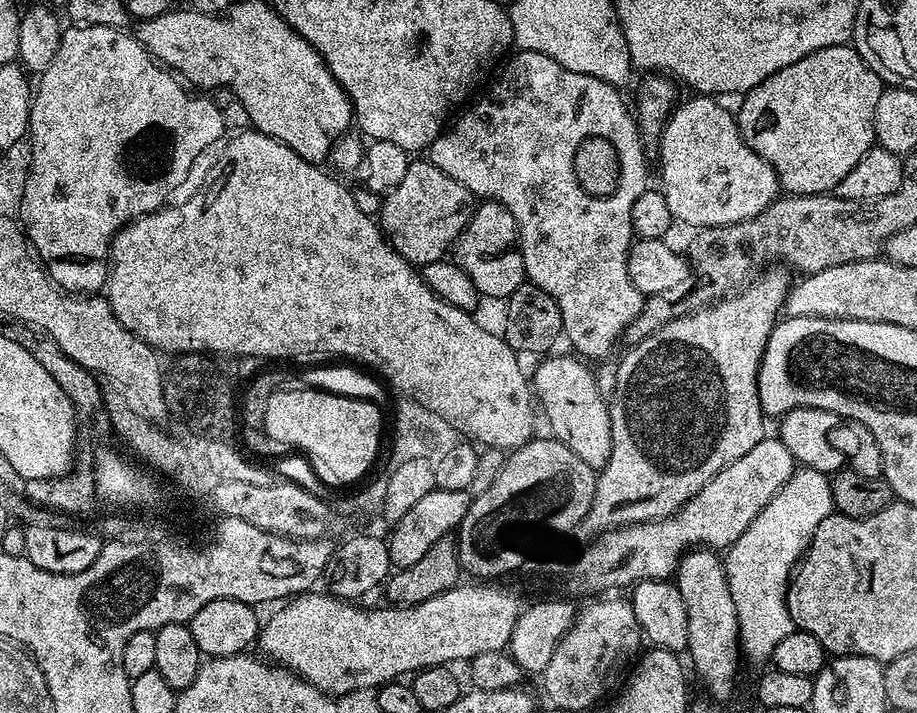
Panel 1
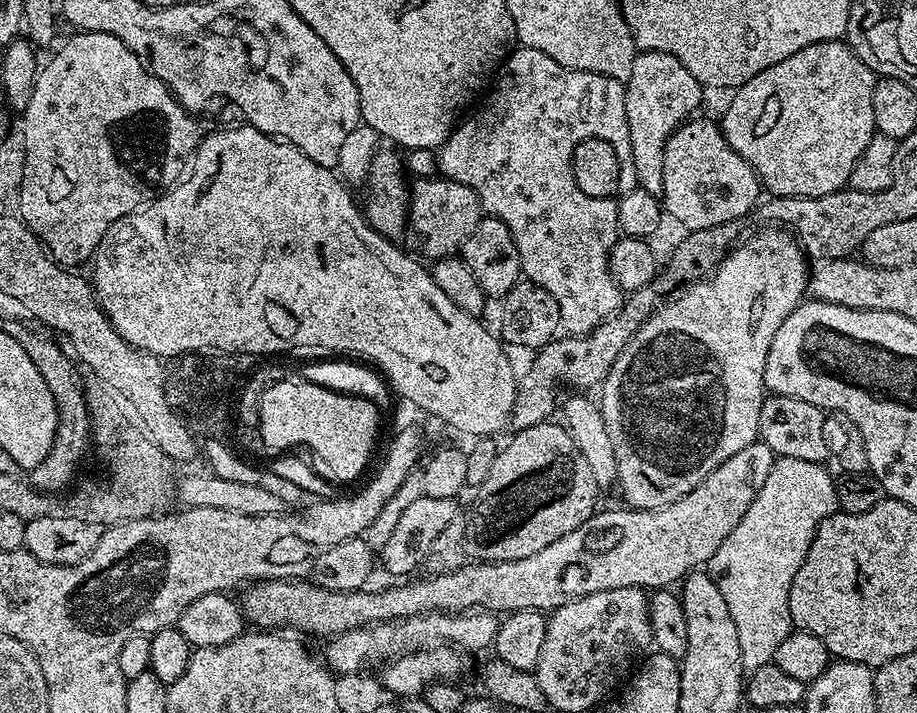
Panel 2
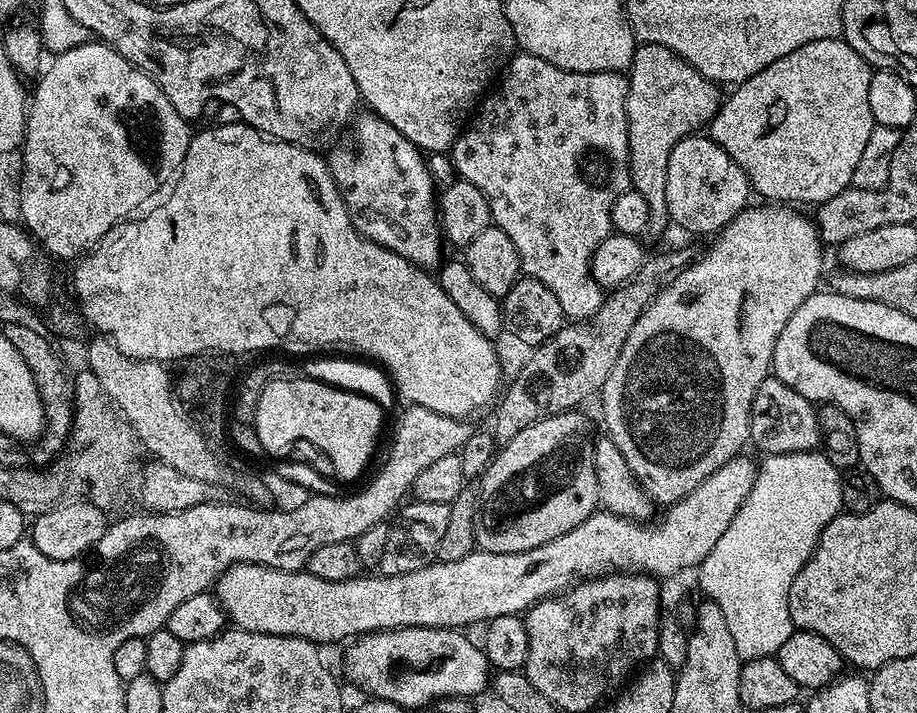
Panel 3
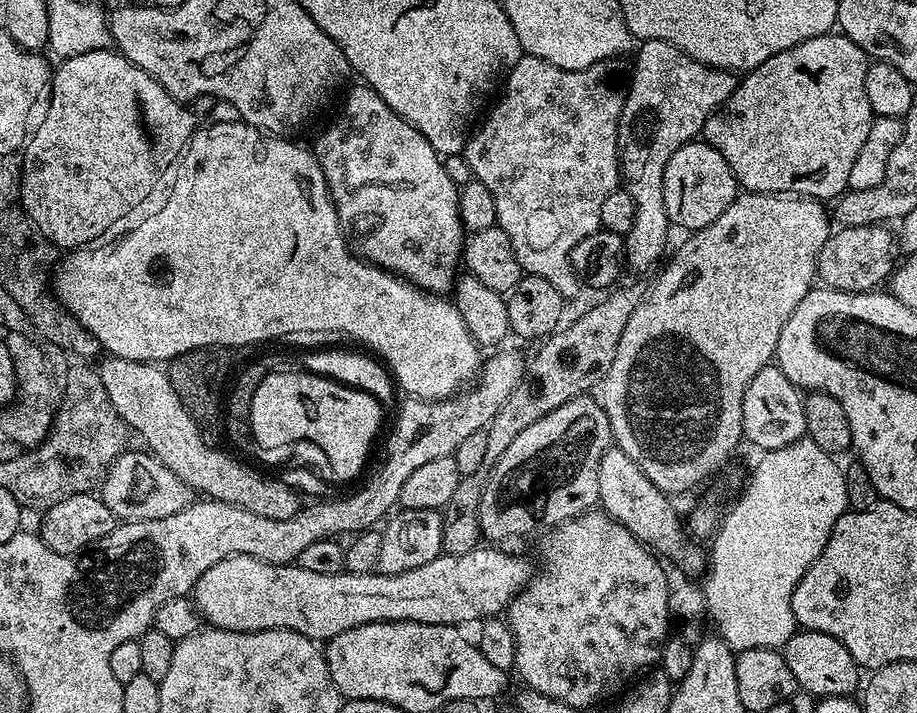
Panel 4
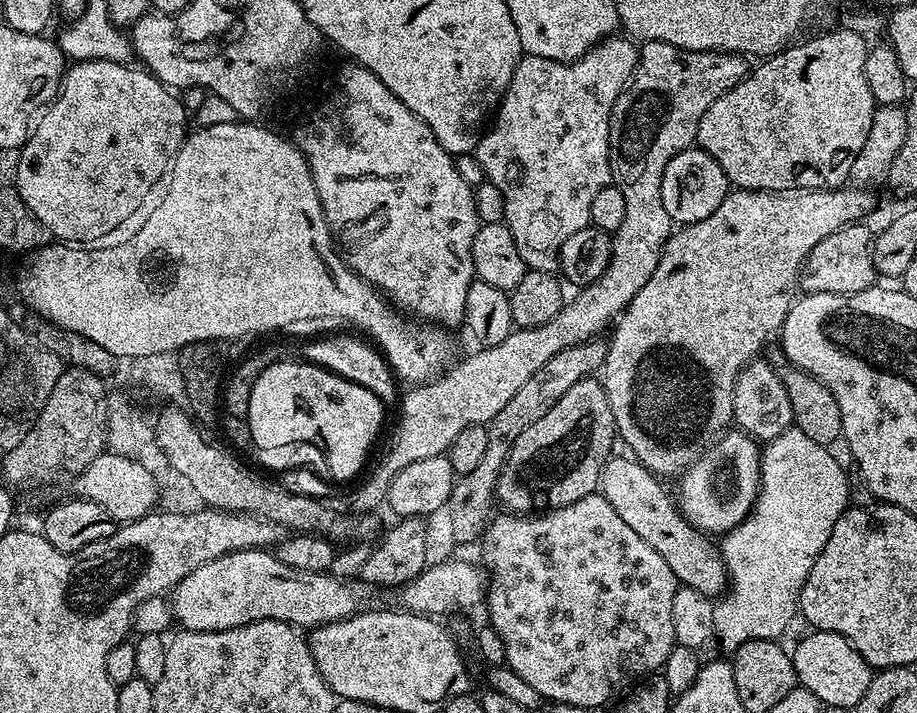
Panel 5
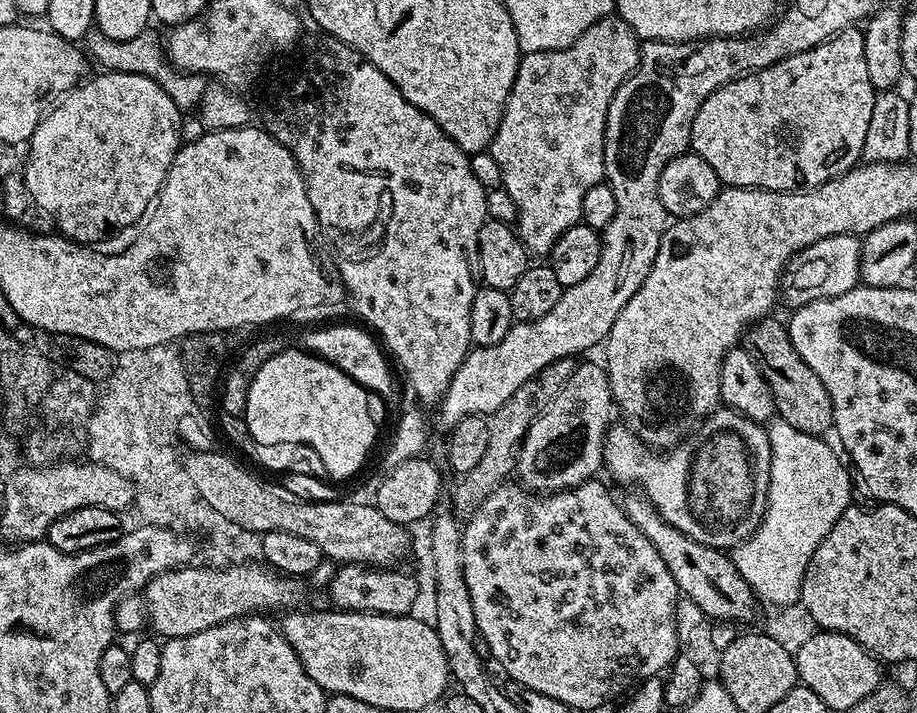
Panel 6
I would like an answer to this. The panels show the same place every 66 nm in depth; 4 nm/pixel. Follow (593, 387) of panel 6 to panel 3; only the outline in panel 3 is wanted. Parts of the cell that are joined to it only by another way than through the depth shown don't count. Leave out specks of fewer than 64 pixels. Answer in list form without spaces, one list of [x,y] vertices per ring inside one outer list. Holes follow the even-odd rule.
[[[580,410],[559,412],[518,430],[478,481],[476,548],[494,554],[534,550],[586,522],[600,504],[593,443],[592,428]]]

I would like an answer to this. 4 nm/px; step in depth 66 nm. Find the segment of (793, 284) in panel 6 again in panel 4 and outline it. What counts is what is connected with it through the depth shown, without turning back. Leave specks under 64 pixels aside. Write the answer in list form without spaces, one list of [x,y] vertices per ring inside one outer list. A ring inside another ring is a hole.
[[[863,224],[853,228],[841,227],[840,232],[833,231],[828,241],[822,246],[820,257],[816,260],[816,275],[829,288],[837,288],[839,292],[870,292],[881,287],[880,284],[889,279],[894,271],[892,251],[898,248],[897,241],[887,232],[884,224]]]

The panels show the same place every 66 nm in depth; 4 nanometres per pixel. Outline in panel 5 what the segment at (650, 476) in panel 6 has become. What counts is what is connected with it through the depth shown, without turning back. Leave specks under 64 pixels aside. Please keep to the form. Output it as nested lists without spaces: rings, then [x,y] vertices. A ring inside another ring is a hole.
[[[728,430],[715,441],[714,449],[708,450],[696,460],[691,467],[679,477],[680,496],[678,495],[678,507],[694,527],[709,534],[727,534],[739,526],[746,517],[754,511],[756,499],[760,493],[760,457],[762,448],[757,441],[753,440],[747,432]]]

